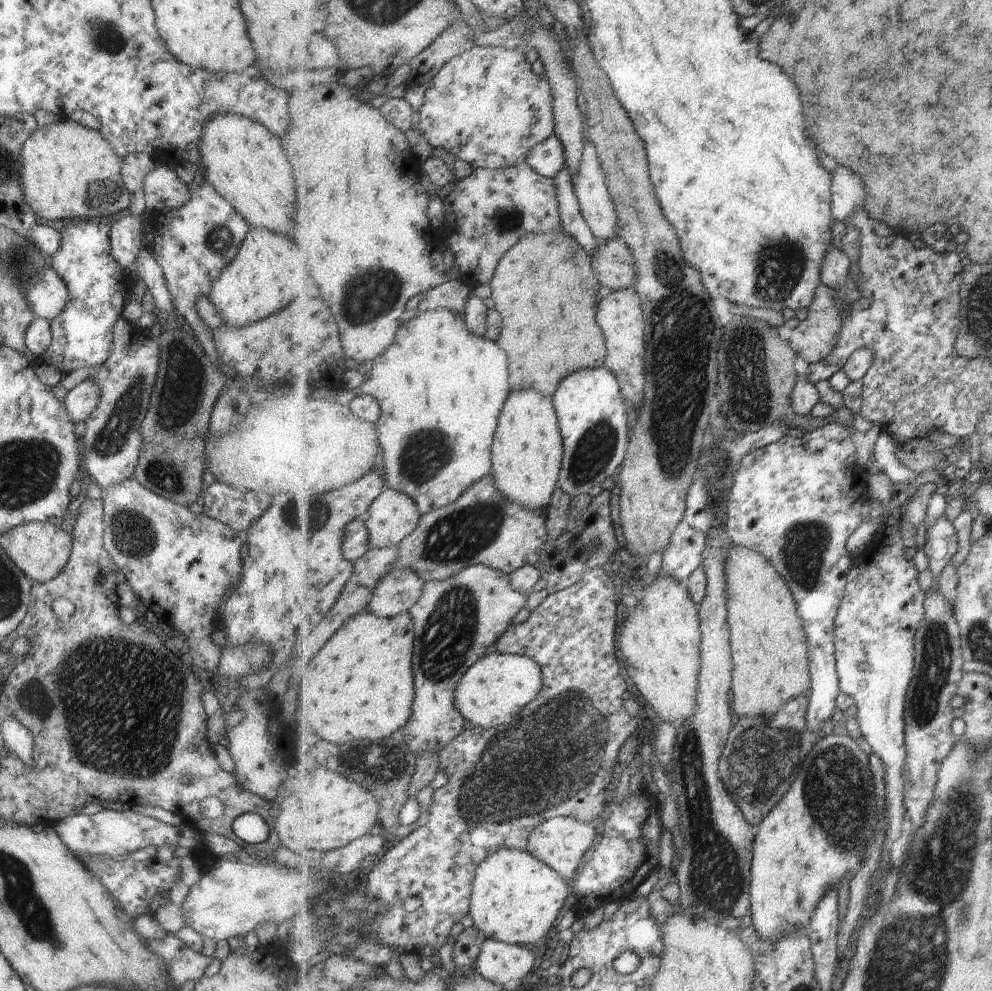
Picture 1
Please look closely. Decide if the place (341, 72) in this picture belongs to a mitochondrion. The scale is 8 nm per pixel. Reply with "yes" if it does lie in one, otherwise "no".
no

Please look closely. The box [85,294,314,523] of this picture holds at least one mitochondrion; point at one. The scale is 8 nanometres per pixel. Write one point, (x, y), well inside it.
(177, 403)

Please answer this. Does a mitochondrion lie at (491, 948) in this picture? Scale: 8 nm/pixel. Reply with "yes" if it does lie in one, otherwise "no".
no

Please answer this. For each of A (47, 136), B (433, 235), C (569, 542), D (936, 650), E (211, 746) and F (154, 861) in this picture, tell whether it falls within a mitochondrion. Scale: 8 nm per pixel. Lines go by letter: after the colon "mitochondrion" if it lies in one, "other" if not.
A: other
B: other
C: mitochondrion
D: mitochondrion
E: other
F: other

